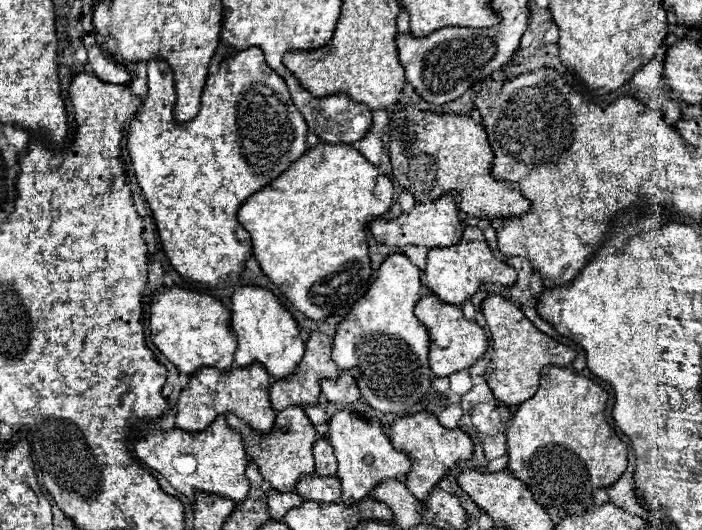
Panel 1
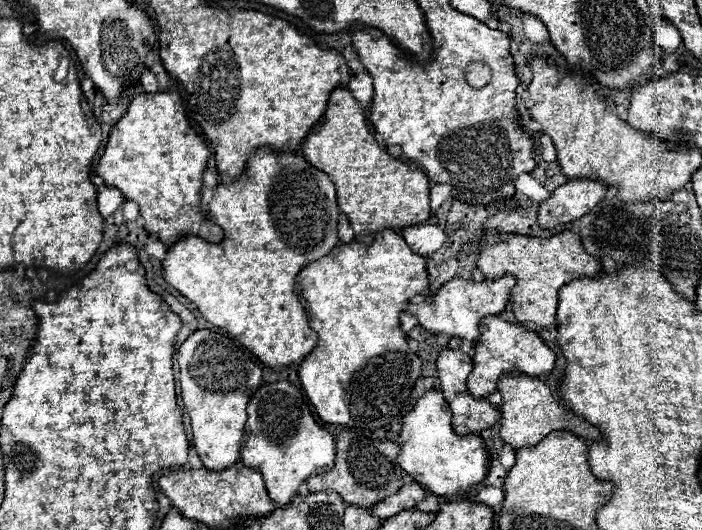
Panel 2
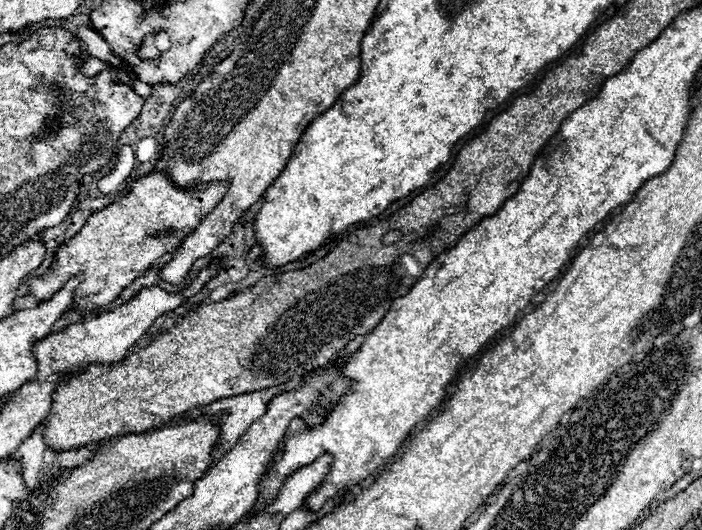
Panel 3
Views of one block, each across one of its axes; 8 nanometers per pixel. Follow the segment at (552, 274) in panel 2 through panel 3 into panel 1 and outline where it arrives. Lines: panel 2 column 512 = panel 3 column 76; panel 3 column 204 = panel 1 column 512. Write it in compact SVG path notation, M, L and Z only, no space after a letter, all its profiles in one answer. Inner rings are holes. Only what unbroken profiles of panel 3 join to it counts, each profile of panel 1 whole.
M410 102L404 104L390 118L388 156L396 180L416 202L432 202L448 190L456 190L462 196L460 208L470 216L500 220L522 216L530 210L530 202L520 194L518 184L490 176L494 154L486 130L468 114L436 114L418 110L416 104Z

